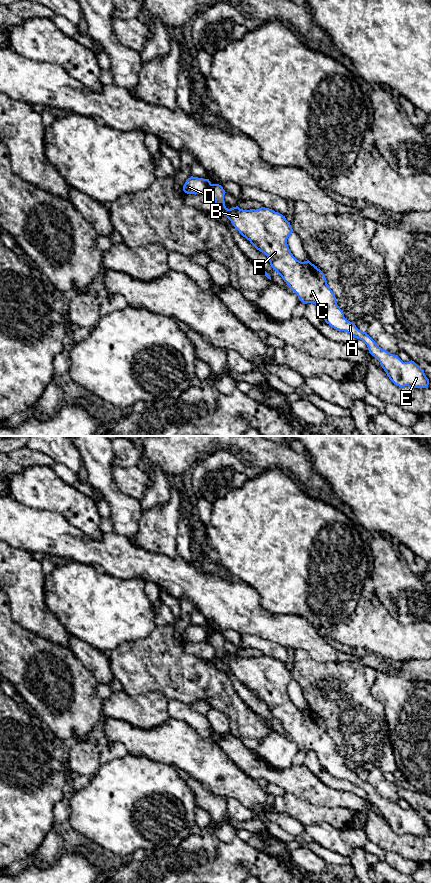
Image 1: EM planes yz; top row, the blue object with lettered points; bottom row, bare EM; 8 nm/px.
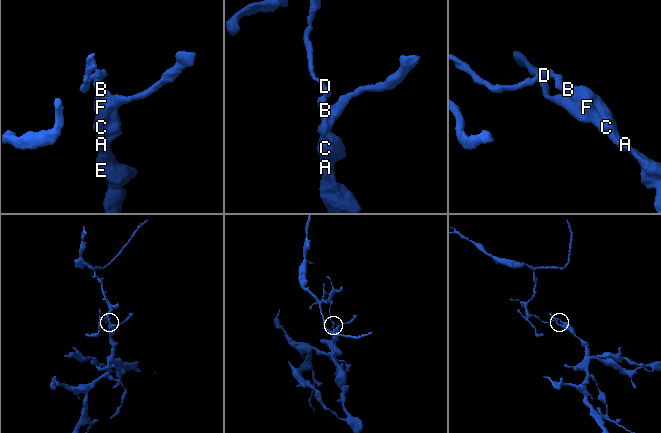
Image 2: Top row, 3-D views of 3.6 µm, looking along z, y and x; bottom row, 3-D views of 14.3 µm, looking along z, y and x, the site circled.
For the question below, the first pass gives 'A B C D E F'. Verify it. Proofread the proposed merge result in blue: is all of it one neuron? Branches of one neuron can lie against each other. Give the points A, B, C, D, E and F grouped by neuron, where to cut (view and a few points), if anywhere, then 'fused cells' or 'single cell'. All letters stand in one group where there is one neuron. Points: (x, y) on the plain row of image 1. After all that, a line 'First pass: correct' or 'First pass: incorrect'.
A B C E F / D; cut in yz along (211, 632), (207, 639); fused cells
First pass: incorrect

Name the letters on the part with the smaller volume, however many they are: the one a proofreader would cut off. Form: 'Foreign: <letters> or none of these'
Foreign: D

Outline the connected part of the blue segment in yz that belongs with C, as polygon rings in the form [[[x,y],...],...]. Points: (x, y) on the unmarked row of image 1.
[[[211,632],[208,641],[215,648],[215,658],[226,664],[243,685],[249,688],[257,698],[267,704],[273,718],[275,718],[287,731],[289,736],[297,742],[300,749],[305,752],[315,752],[321,766],[334,777],[347,780],[354,786],[362,788],[367,793],[369,801],[380,810],[387,824],[395,833],[414,836],[428,835],[429,827],[426,825],[424,818],[414,809],[403,810],[398,803],[391,802],[382,797],[366,780],[359,778],[355,771],[348,769],[344,765],[343,759],[337,753],[335,742],[327,732],[324,721],[309,708],[301,710],[291,701],[287,687],[293,680],[293,677],[285,664],[265,655],[256,658],[243,658],[236,654],[228,657],[224,650],[226,640],[219,632]]]

